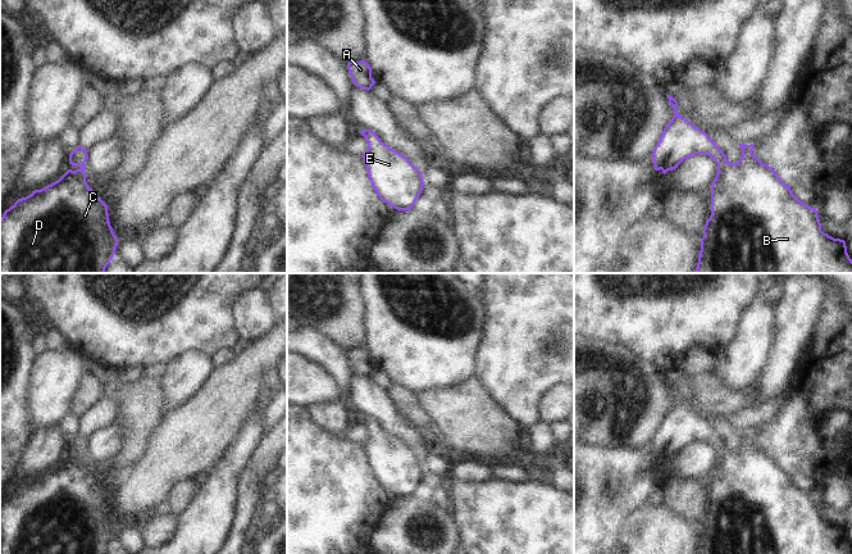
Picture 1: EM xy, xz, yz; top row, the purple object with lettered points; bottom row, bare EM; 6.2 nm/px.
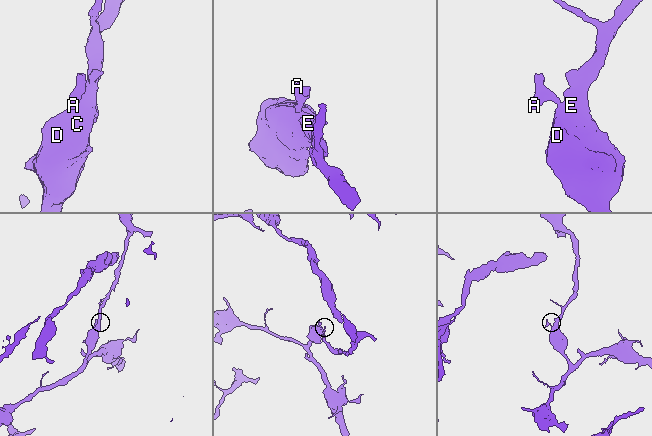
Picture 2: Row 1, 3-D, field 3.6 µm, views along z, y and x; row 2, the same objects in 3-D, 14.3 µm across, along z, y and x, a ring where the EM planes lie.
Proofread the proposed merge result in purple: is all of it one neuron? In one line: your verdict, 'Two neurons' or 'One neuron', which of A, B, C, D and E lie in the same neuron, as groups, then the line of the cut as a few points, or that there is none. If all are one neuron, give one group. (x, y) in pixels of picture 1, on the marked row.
One neuron. Groups: A B C D E. No split

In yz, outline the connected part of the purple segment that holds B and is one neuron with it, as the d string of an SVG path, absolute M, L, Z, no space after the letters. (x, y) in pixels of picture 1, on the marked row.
M666 96L674 117L652 150L655 171L661 169L665 174L696 154L706 154L717 164L711 183L711 215L703 227L697 273L852 273L846 241L821 231L816 208L798 200L774 169L752 154L753 144L738 144L741 159L728 162L705 131L678 114L678 101Z

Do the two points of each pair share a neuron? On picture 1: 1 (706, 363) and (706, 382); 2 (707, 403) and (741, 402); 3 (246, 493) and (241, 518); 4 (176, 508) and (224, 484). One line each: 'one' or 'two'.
1: two
2: one
3: one
4: two

